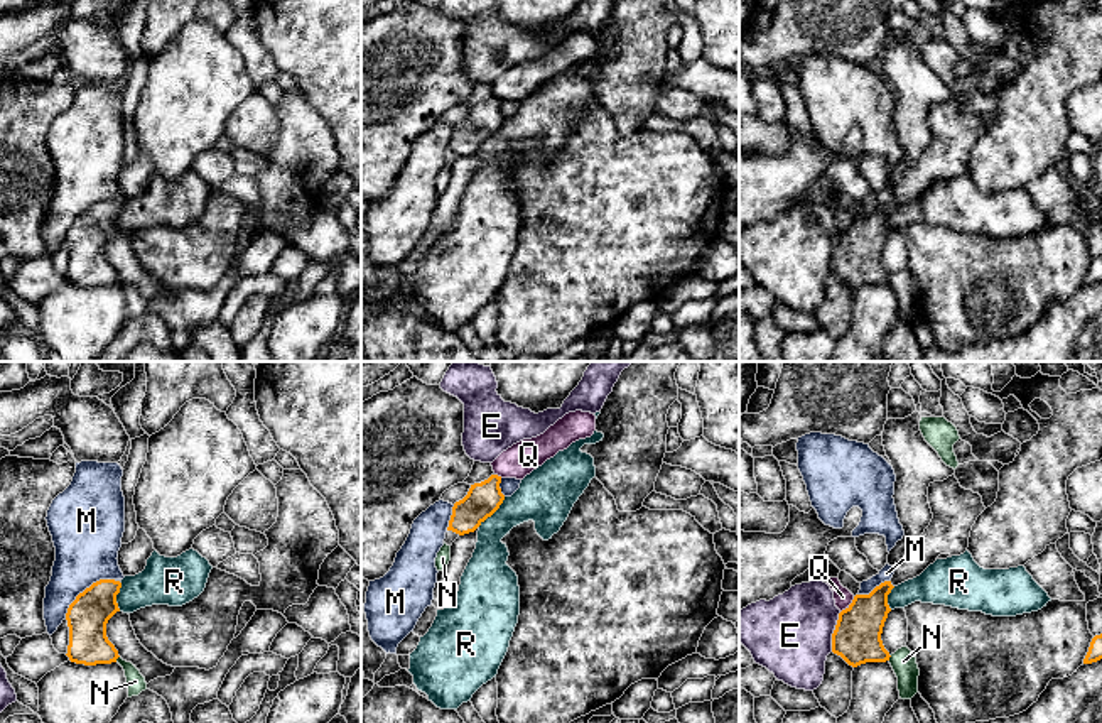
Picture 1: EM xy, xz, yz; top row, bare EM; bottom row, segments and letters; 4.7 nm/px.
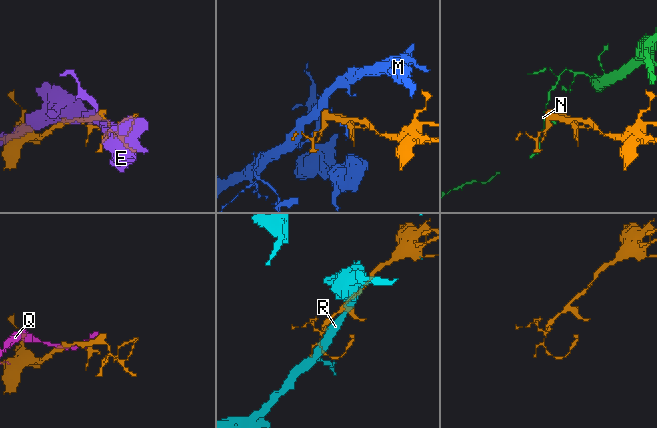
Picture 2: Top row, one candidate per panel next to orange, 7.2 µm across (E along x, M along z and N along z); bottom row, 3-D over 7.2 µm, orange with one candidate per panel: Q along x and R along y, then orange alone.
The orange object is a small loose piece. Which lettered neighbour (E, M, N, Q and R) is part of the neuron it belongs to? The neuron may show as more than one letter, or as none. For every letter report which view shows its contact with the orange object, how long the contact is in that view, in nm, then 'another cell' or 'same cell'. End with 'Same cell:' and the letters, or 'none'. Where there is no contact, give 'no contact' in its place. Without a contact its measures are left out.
E: yz | 200 nm | another cell
M: xy | 300 nm | another cell
N: xy | 40 nm | another cell
Q: yz | 100 nm | another cell
R: xz | 200 nm | another cell
Same cell: none

